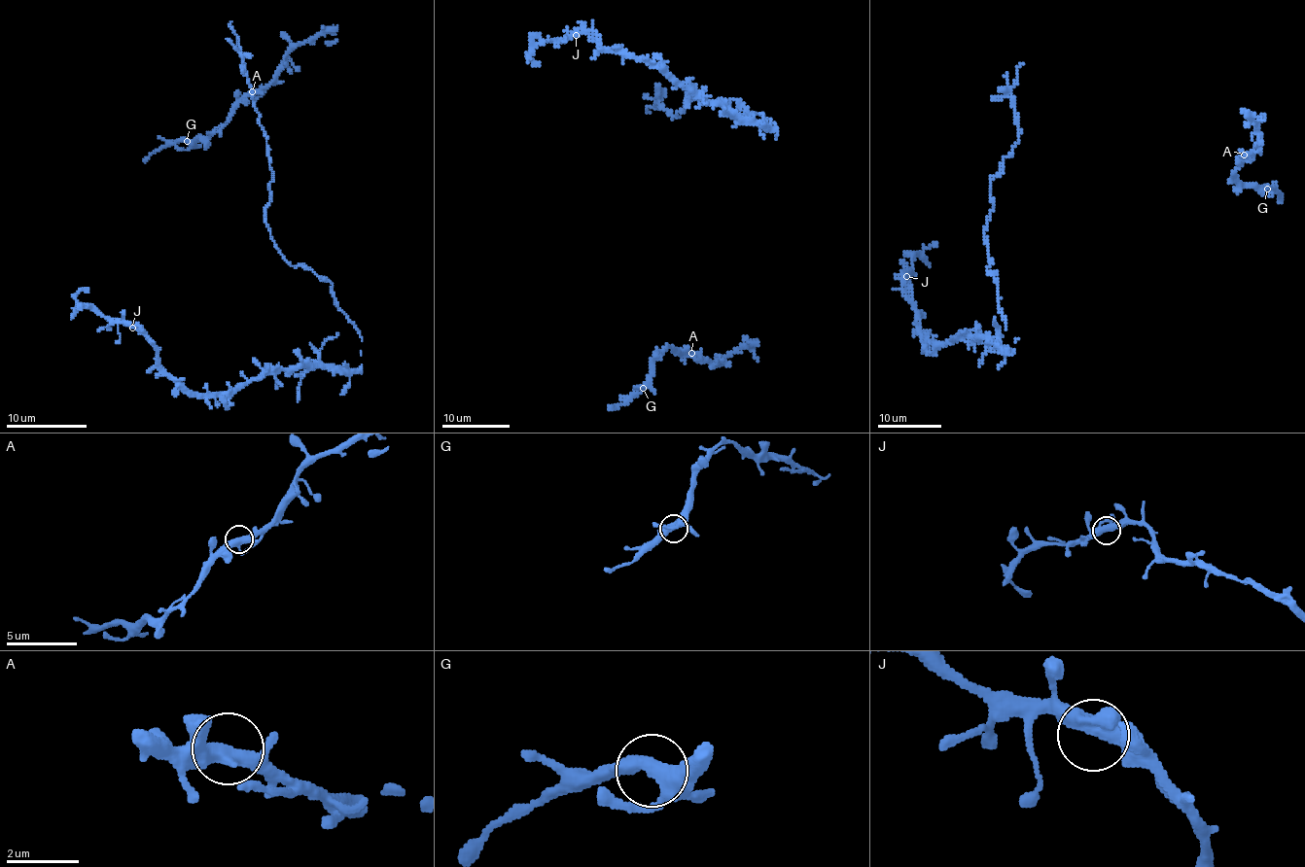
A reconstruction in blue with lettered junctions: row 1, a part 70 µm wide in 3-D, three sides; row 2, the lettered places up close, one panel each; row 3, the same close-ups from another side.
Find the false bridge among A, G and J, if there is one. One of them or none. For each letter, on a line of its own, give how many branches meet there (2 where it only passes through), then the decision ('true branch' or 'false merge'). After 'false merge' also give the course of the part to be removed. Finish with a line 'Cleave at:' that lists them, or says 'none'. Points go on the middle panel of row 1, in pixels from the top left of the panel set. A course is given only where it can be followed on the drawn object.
A: branches 3; true branch
G: branches 3; true branch
J: branches 3; true branch
Cleave at: none

